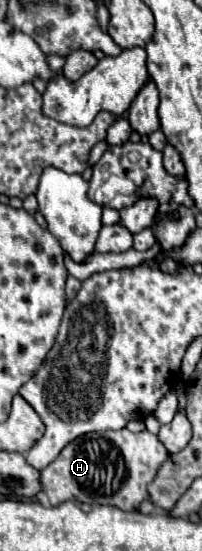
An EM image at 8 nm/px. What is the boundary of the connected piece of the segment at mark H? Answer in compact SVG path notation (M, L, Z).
M129 429L105 431L103 435L87 433L71 441L61 455L41 471L43 491L53 507L65 501L113 505L123 511L135 511L149 497L147 485L153 481L159 465L169 457L157 435L147 429L131 433Z

